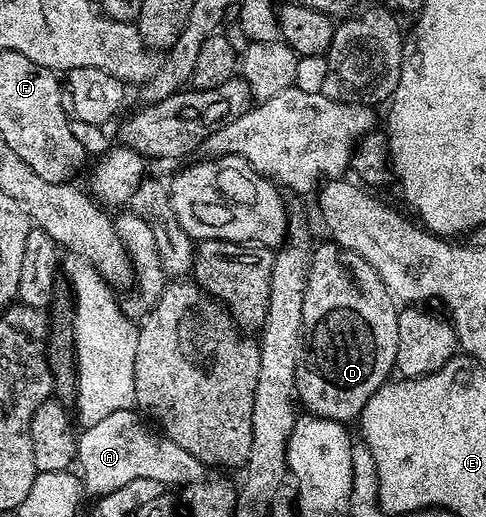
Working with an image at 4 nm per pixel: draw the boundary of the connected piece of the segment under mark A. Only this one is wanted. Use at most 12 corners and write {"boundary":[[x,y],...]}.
{"boundary":[[132,409],[77,436],[89,494],[134,479],[205,480],[190,451]]}

